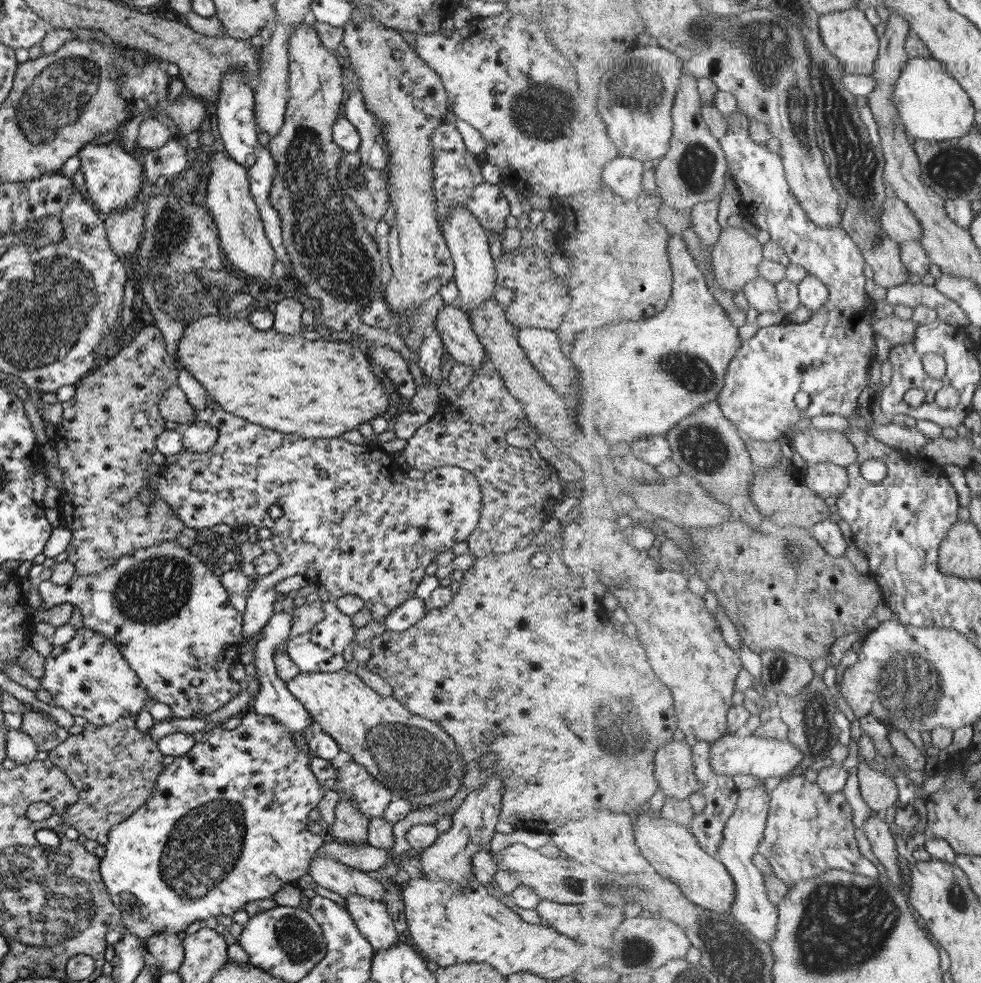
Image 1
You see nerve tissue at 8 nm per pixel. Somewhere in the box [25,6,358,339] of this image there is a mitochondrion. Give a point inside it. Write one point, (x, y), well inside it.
(172, 229)

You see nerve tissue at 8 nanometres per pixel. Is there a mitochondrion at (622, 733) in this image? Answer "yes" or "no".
yes

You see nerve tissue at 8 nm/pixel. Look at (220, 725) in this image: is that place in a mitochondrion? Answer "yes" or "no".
no

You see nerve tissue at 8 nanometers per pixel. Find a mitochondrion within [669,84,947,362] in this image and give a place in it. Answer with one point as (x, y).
(697, 163)

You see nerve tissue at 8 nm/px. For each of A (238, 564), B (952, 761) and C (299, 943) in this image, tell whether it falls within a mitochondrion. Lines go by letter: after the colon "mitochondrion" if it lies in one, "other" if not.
A: other
B: other
C: mitochondrion

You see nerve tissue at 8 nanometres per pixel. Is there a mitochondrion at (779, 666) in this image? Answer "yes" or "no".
yes

